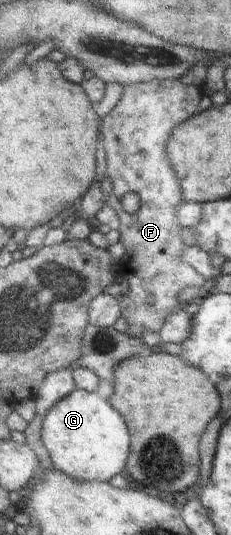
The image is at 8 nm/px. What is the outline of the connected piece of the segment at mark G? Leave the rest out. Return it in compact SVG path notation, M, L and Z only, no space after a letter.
M76 389L66 398L60 399L46 417L43 417L41 428L42 444L50 454L50 461L54 469L64 471L64 475L70 475L72 479L78 479L80 483L86 481L109 482L111 477L120 474L122 467L128 459L130 449L130 435L126 420L112 407L110 401L104 401L98 397L98 393L89 392L83 389Z

